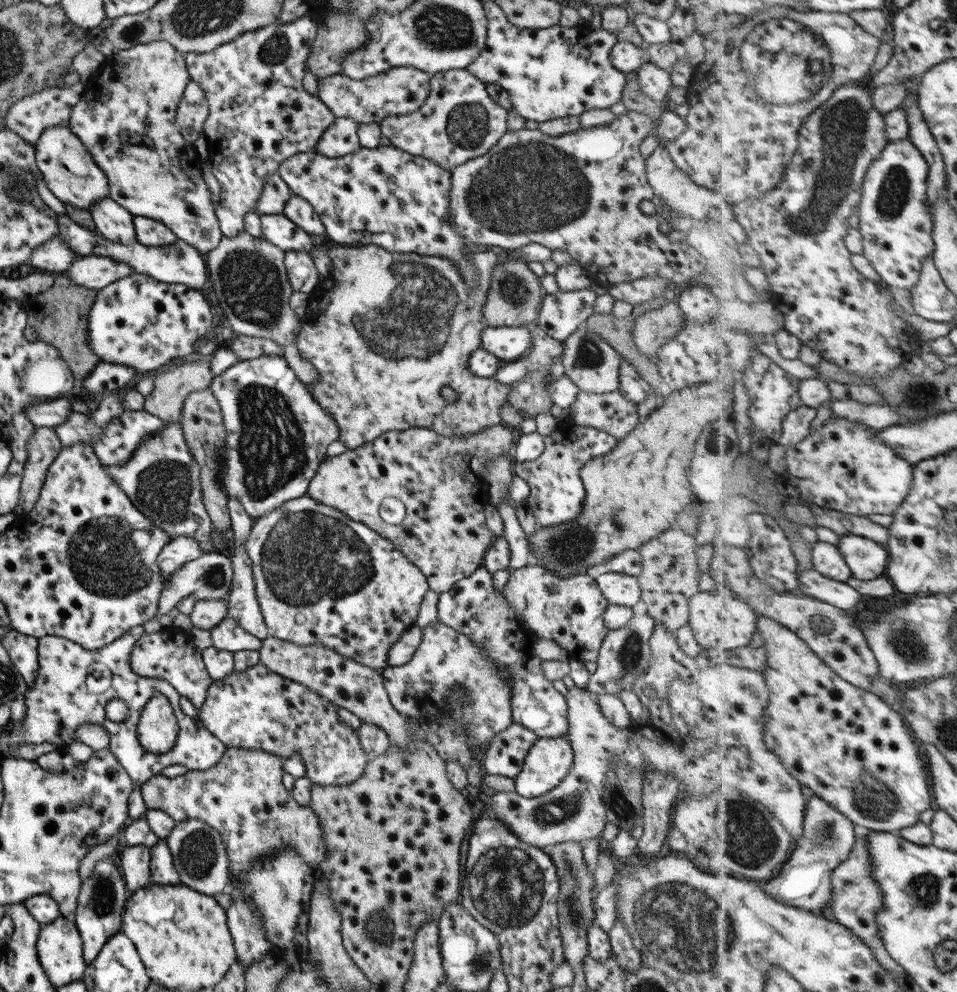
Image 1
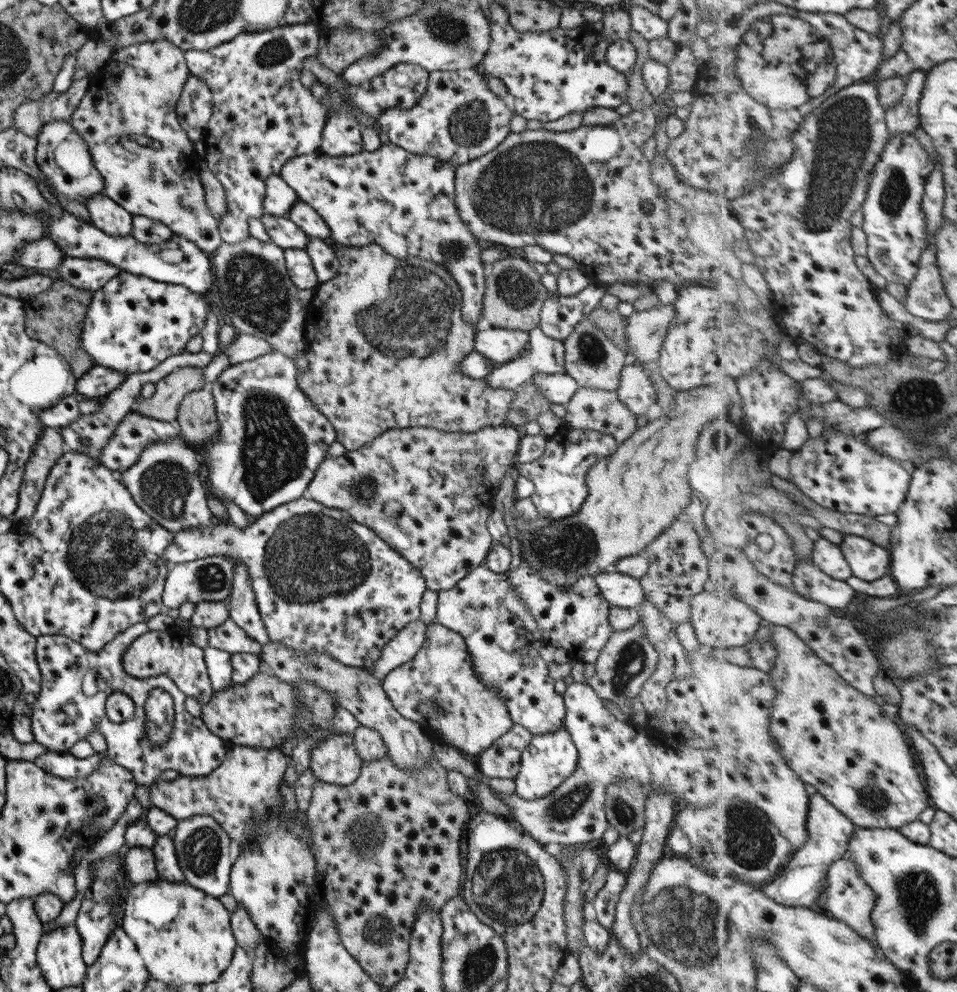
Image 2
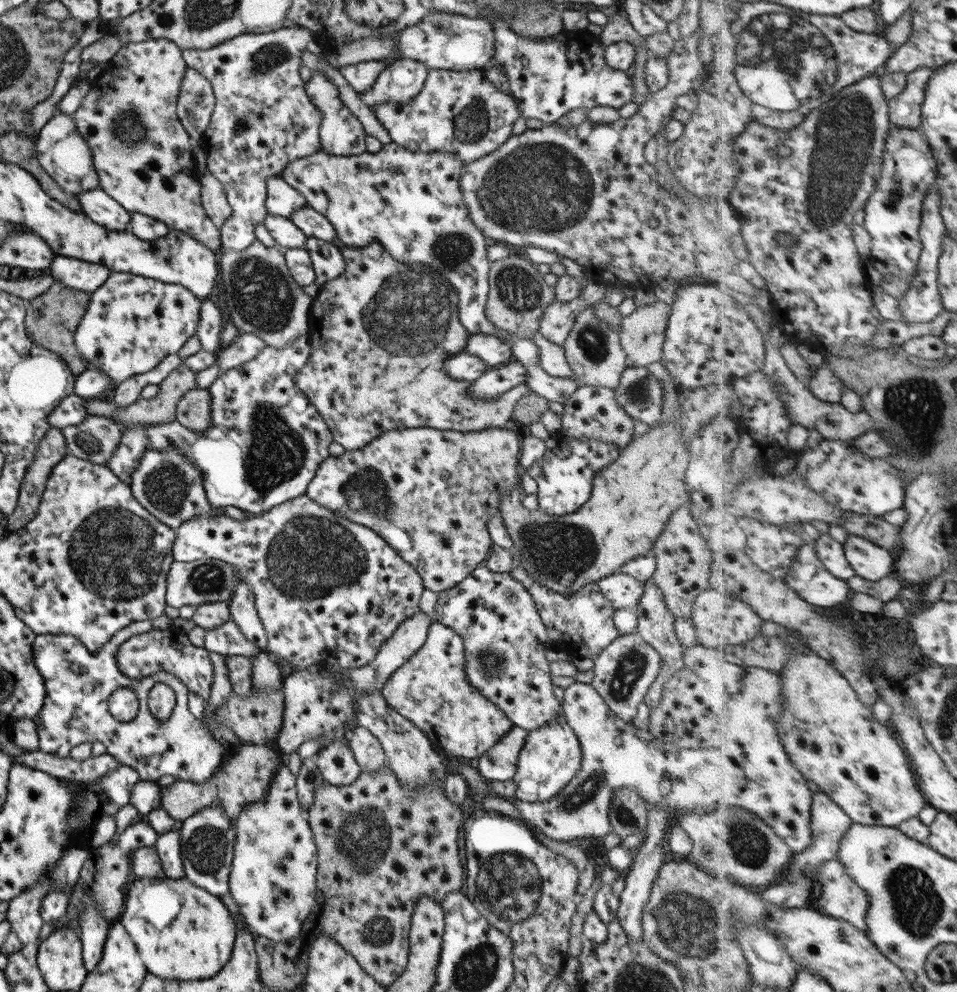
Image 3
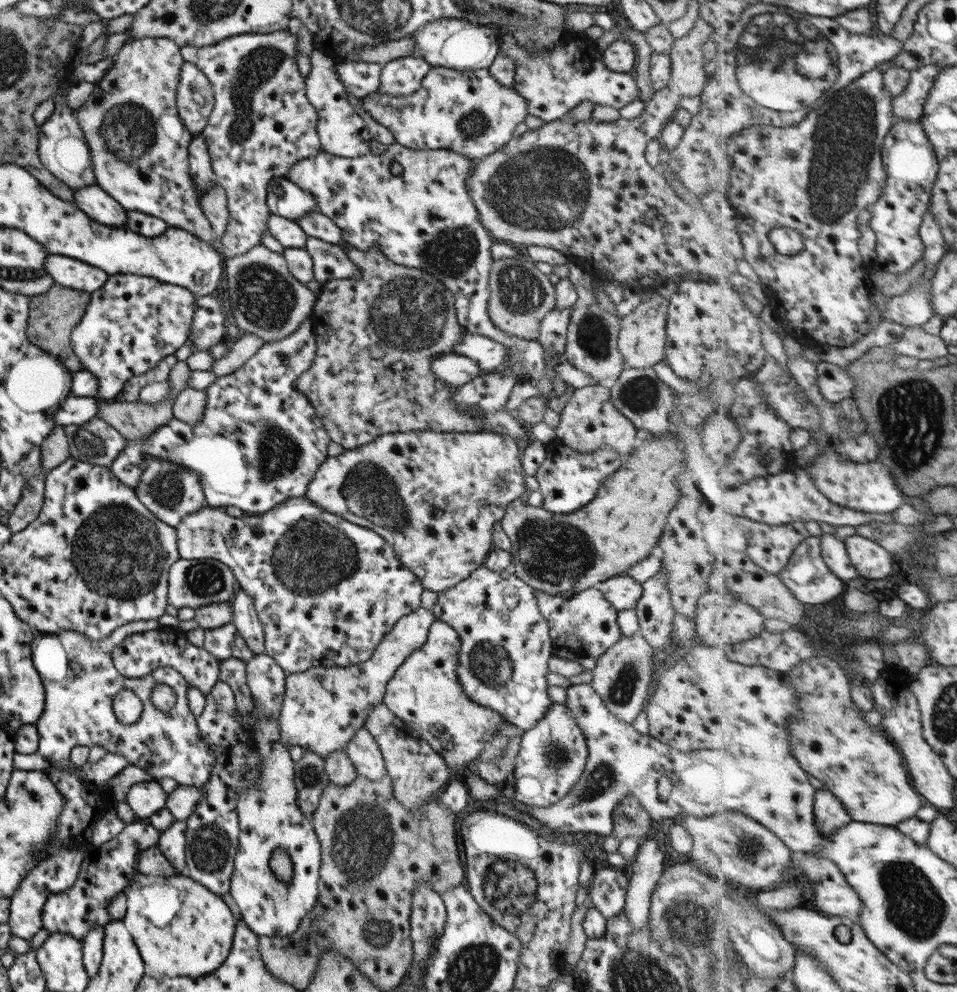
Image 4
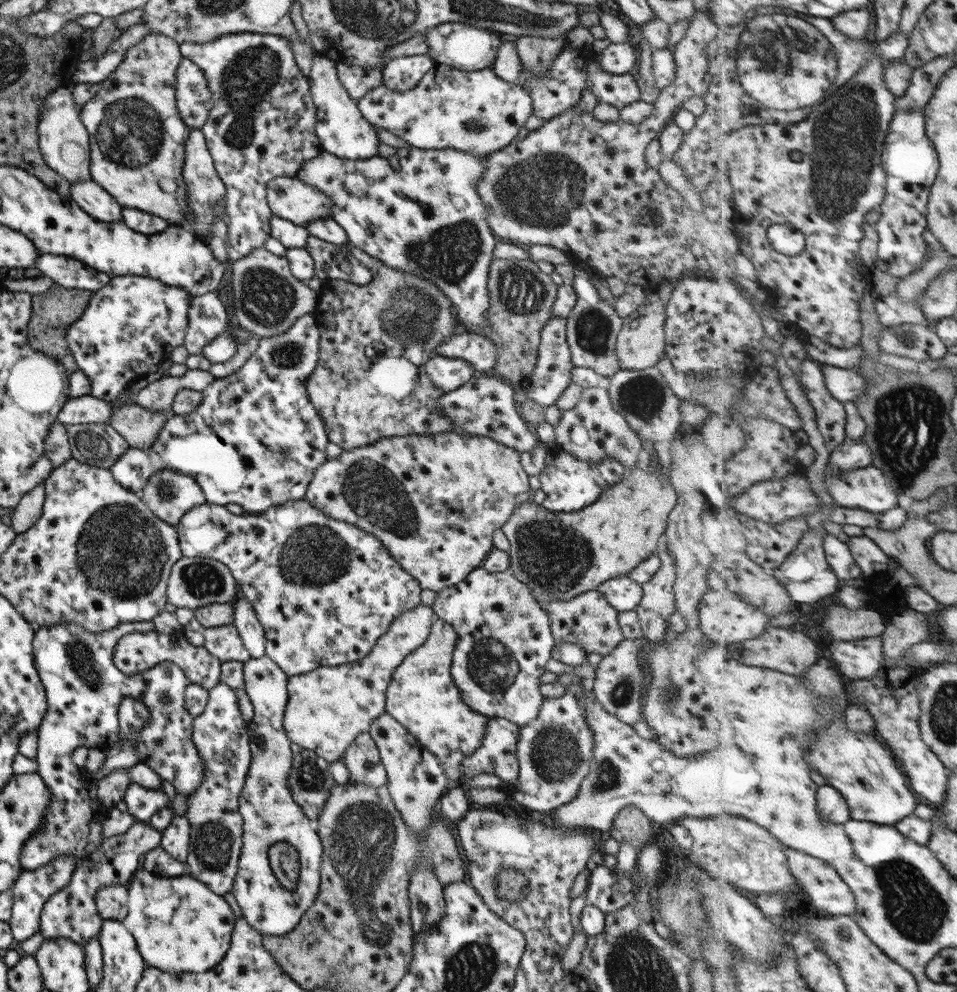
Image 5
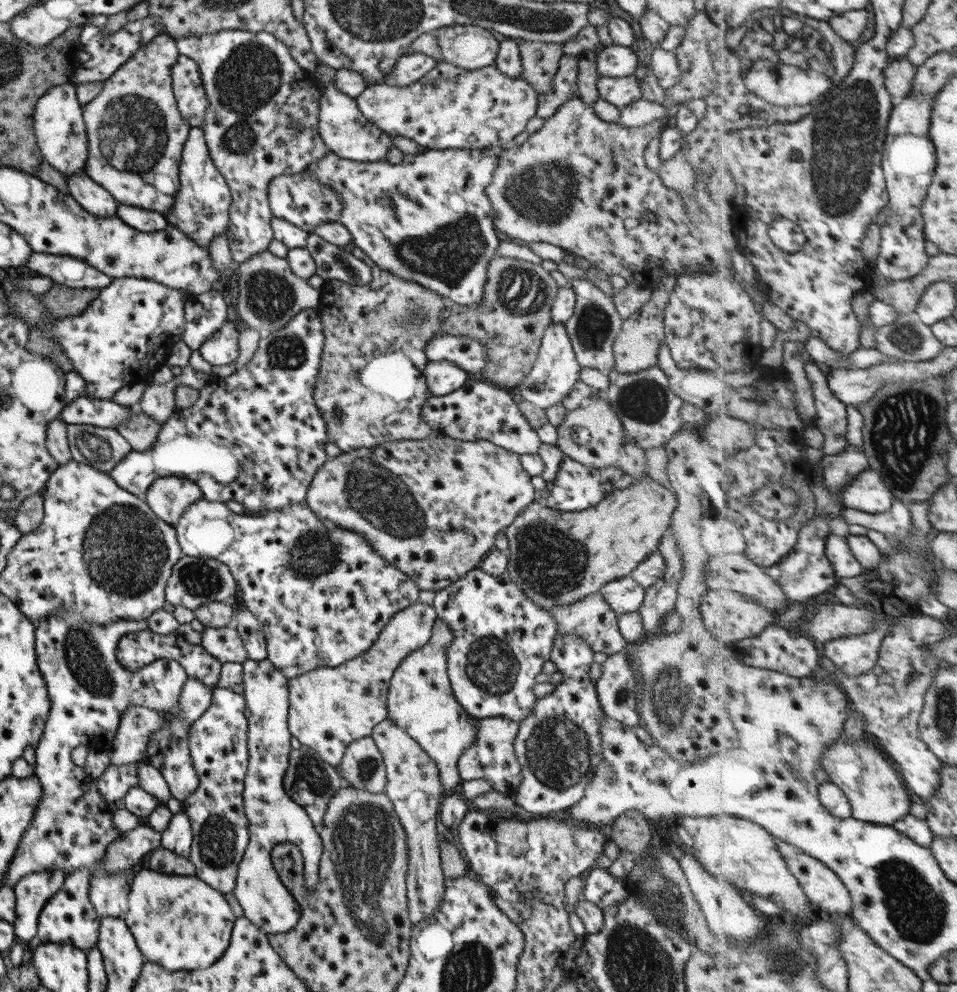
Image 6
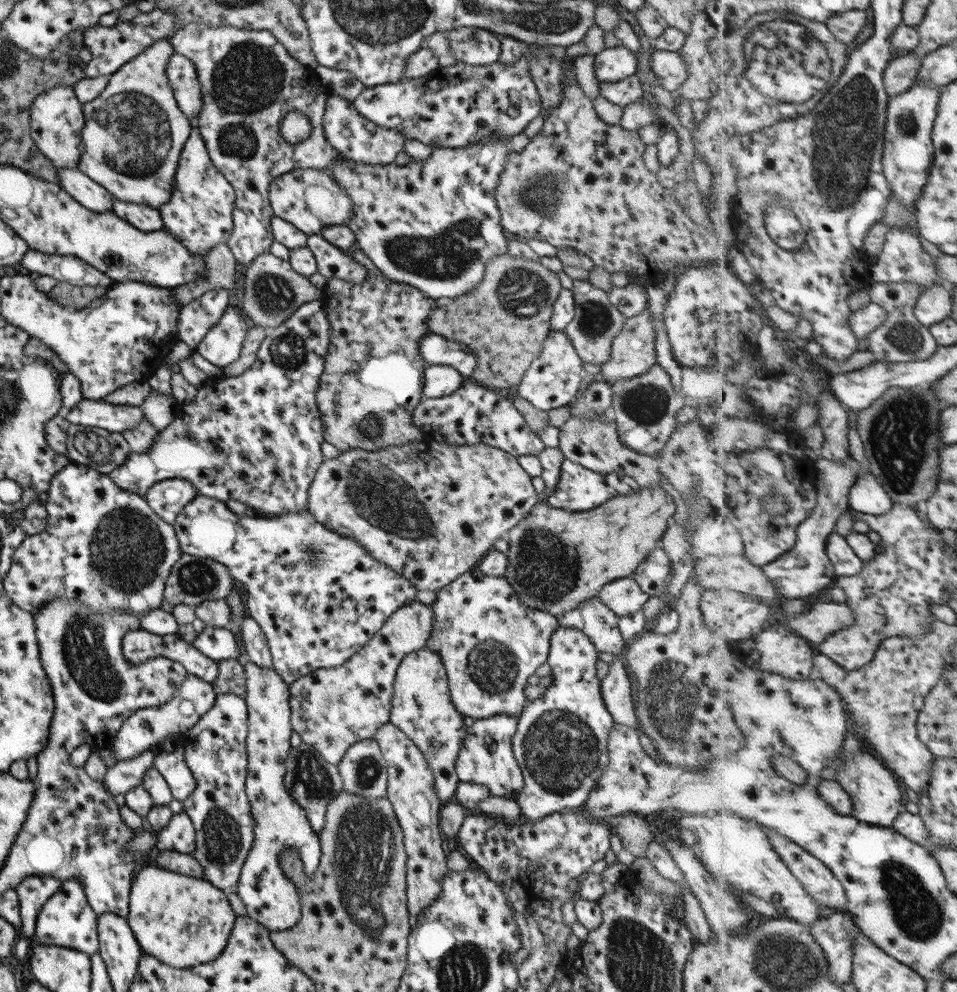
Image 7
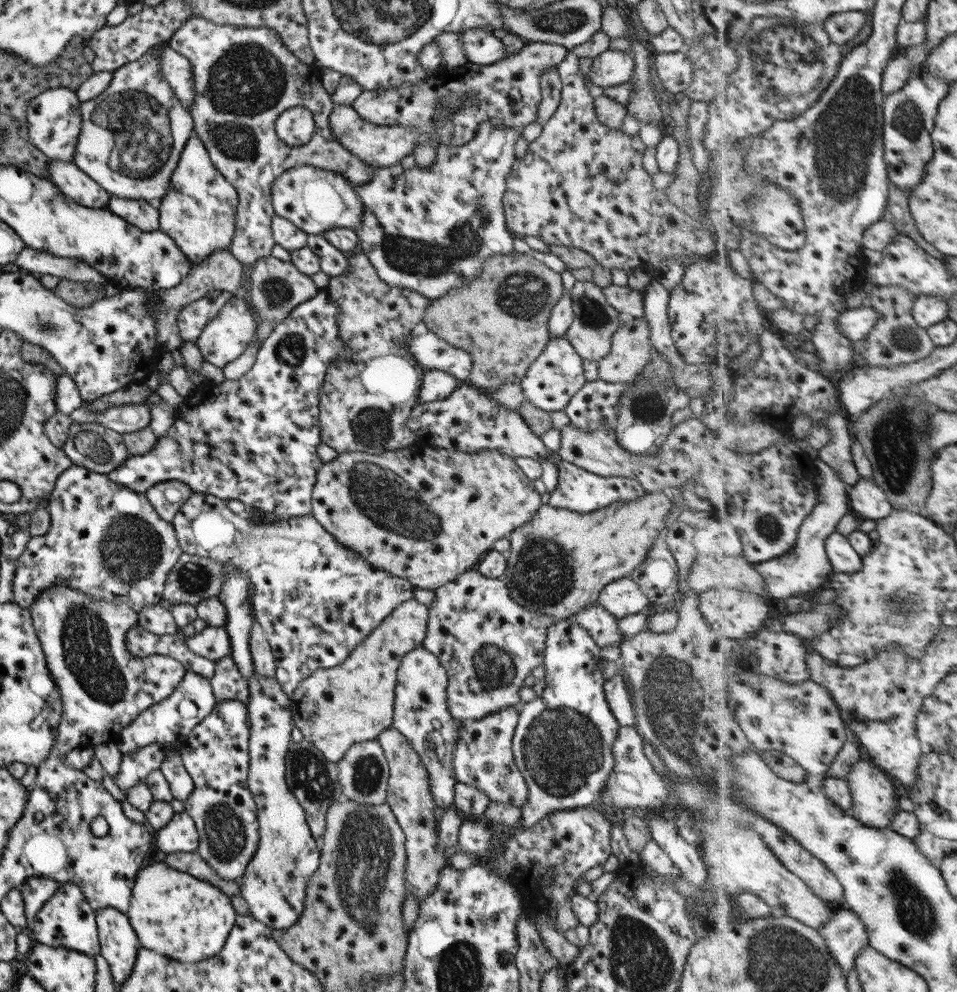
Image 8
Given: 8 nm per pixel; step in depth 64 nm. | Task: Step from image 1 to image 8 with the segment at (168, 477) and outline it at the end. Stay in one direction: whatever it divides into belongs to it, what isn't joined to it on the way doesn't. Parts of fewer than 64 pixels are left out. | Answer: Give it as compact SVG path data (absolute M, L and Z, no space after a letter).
M166 481L153 485L144 496L162 520L171 522L182 504L188 500L190 492L188 486L181 482Z

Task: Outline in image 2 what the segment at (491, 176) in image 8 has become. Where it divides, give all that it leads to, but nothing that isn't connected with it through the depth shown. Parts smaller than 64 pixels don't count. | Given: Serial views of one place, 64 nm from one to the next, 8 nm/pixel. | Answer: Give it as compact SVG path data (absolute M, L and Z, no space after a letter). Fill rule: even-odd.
M385 144L374 152L332 157L320 152L293 156L279 170L279 176L297 193L298 200L308 204L329 227L329 236L345 247L378 244L393 258L421 258L441 264L461 292L461 316L477 331L487 269L481 263L481 248L477 237L461 223L455 209L455 165L435 156L411 154L393 144ZM537 371L526 382L533 384L536 393L545 396L550 403L561 405L567 404L578 388L573 378L567 374L543 374Z

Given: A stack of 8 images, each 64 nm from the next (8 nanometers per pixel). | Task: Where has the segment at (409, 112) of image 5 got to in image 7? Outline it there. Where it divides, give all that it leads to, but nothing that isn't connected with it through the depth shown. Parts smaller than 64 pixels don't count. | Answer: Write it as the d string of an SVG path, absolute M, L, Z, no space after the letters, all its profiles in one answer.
M525 55L514 60L510 66L504 66L497 61L485 66L468 66L461 63L443 68L438 66L425 77L364 88L351 104L363 118L374 125L395 128L395 131L404 134L405 138L417 140L434 148L464 148L485 136L511 138L520 134L540 112L540 98L530 78Z

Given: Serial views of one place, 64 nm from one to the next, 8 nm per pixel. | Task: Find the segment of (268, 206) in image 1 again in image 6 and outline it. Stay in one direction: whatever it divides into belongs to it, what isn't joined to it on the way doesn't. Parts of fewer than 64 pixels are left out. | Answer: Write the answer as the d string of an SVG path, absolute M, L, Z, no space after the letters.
M305 171L272 178L268 184L267 200L273 217L286 220L307 233L312 233L317 224L337 222L343 208L341 197L335 191L331 191L327 185L319 183Z

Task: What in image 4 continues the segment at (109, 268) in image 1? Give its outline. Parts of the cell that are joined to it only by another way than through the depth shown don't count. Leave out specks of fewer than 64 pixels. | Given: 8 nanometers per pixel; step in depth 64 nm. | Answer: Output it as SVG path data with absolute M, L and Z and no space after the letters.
M48 254L43 261L43 270L53 282L67 289L92 293L106 284L108 274L68 256Z

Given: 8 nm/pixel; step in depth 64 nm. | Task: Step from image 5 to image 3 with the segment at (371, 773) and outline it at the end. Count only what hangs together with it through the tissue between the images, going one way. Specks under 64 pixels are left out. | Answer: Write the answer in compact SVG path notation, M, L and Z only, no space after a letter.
M355 726L352 731L348 744L360 772L377 772L377 768L385 766L386 759L377 738L360 726Z

